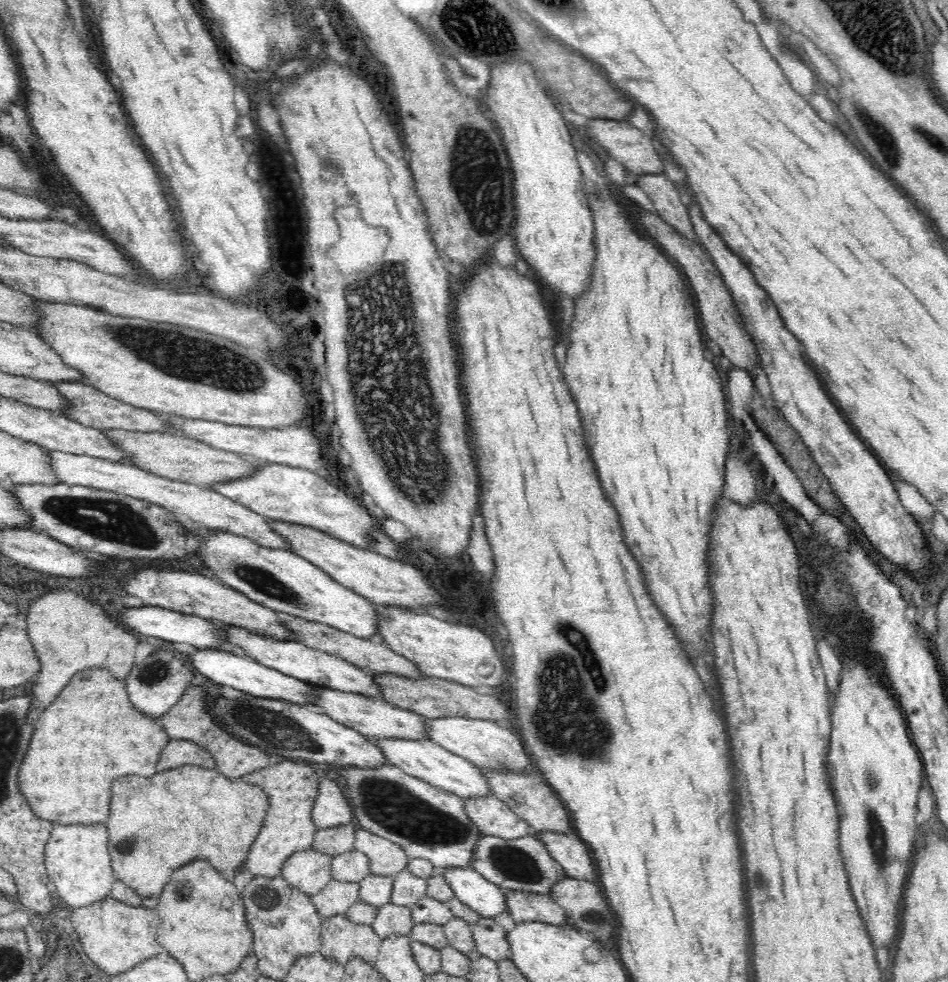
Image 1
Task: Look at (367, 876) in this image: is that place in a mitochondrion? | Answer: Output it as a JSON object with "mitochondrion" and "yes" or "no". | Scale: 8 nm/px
{"mitochondrion":"no"}

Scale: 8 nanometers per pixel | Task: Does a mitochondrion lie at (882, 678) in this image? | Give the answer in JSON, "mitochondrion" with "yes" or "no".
{"mitochondrion":"no"}

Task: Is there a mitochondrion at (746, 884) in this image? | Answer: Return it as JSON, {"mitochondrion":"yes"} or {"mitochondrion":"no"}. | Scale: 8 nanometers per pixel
{"mitochondrion":"no"}

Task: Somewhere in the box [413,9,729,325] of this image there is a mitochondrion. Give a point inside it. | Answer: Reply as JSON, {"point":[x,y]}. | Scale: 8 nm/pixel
{"point":[482,190]}

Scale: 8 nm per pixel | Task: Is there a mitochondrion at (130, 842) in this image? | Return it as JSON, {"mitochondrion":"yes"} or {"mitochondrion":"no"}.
{"mitochondrion":"yes"}

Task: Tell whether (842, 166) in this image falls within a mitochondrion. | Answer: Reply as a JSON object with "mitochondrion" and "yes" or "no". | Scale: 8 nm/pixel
{"mitochondrion":"no"}

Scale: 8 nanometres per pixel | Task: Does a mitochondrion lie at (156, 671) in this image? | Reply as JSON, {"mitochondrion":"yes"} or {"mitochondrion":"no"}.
{"mitochondrion":"yes"}

